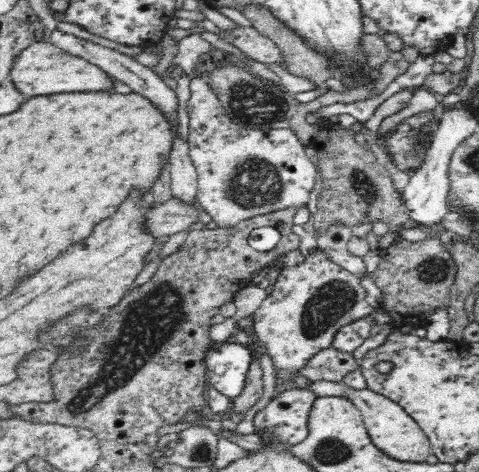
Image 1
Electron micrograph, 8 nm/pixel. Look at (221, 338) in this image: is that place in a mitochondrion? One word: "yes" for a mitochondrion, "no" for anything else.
no

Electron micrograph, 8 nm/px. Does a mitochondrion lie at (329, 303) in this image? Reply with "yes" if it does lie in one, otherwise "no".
yes

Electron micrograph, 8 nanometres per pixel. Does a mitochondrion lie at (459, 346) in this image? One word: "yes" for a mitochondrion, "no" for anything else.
no

